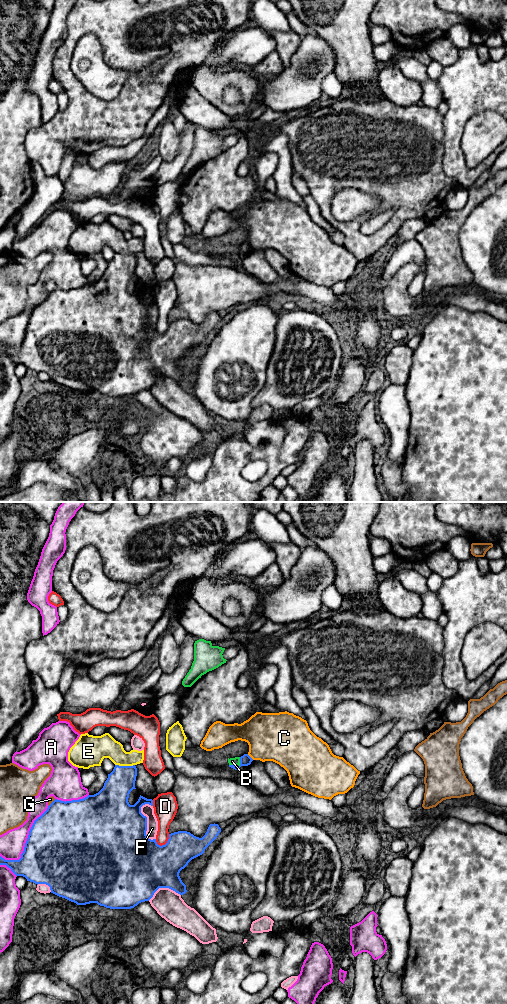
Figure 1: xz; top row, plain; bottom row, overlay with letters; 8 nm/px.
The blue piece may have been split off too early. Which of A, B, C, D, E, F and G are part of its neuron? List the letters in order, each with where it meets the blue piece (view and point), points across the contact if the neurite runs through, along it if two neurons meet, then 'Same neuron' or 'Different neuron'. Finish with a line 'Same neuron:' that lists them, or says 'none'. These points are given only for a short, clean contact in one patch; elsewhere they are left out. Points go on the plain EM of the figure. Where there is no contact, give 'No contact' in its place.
A: Touches blue at xz (26, 329). Different neuron
B: Touches blue at xz (236, 253). Boundary: xz (240, 245), (238, 253), (229, 253). Different neuron
C: Touches blue at xz (249, 244). Different neuron
D: Touches blue at xz (166, 331). Different neuron
E: Touches blue at xz (125, 254). Different neuron
F: Touches blue at xz (146, 312). Different neuron
G: Touches blue at xz (51, 291). Different neuron
Same neuron: none

